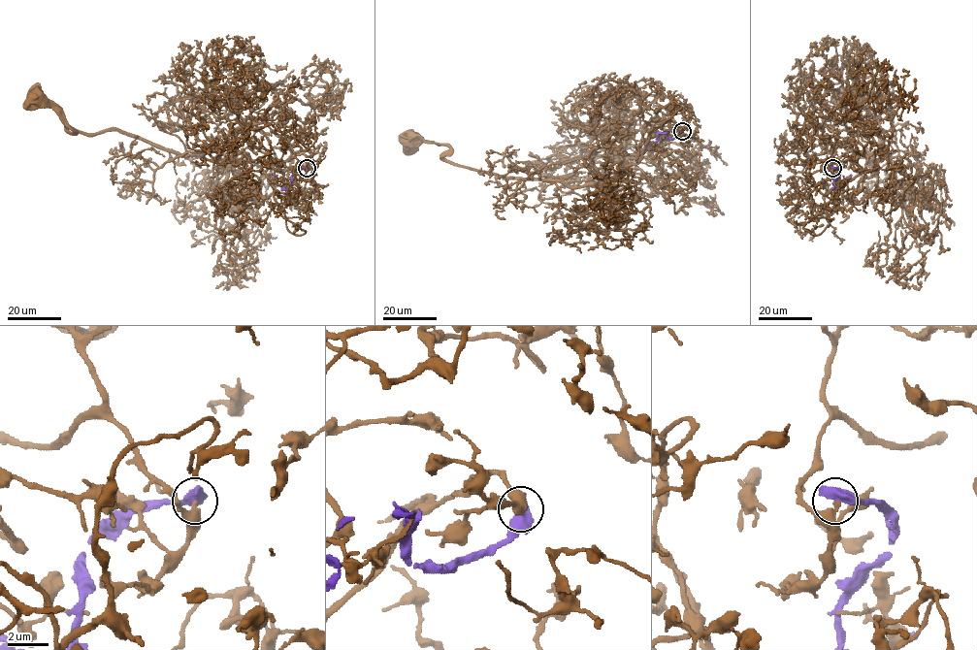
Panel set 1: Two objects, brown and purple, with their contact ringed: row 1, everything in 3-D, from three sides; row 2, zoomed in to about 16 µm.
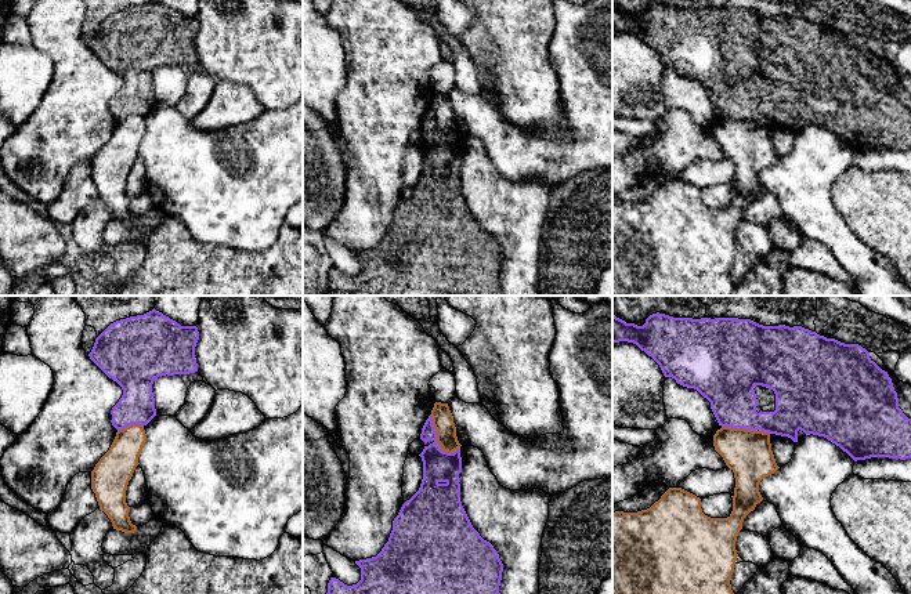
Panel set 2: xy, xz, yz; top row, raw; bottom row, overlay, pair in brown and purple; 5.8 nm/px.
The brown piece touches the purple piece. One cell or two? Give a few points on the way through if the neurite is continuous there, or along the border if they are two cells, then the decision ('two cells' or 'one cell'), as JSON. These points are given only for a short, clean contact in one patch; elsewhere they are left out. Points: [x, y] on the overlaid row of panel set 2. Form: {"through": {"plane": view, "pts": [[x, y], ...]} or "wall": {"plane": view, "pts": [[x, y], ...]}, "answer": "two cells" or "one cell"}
{"wall": {"plane": "xz", "pts": [[430, 415], [438, 445], [452, 453]]}, "answer": "two cells"}

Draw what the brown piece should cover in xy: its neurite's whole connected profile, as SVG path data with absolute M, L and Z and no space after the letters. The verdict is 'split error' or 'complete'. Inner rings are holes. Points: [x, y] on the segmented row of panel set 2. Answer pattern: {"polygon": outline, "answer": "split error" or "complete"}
{"polygon": "M140 424L119 430L109 450L91 471L91 489L100 510L108 515L113 529L124 533L137 530L129 517L130 507L126 503L126 490L145 442L147 434Z", "answer": "complete"}

